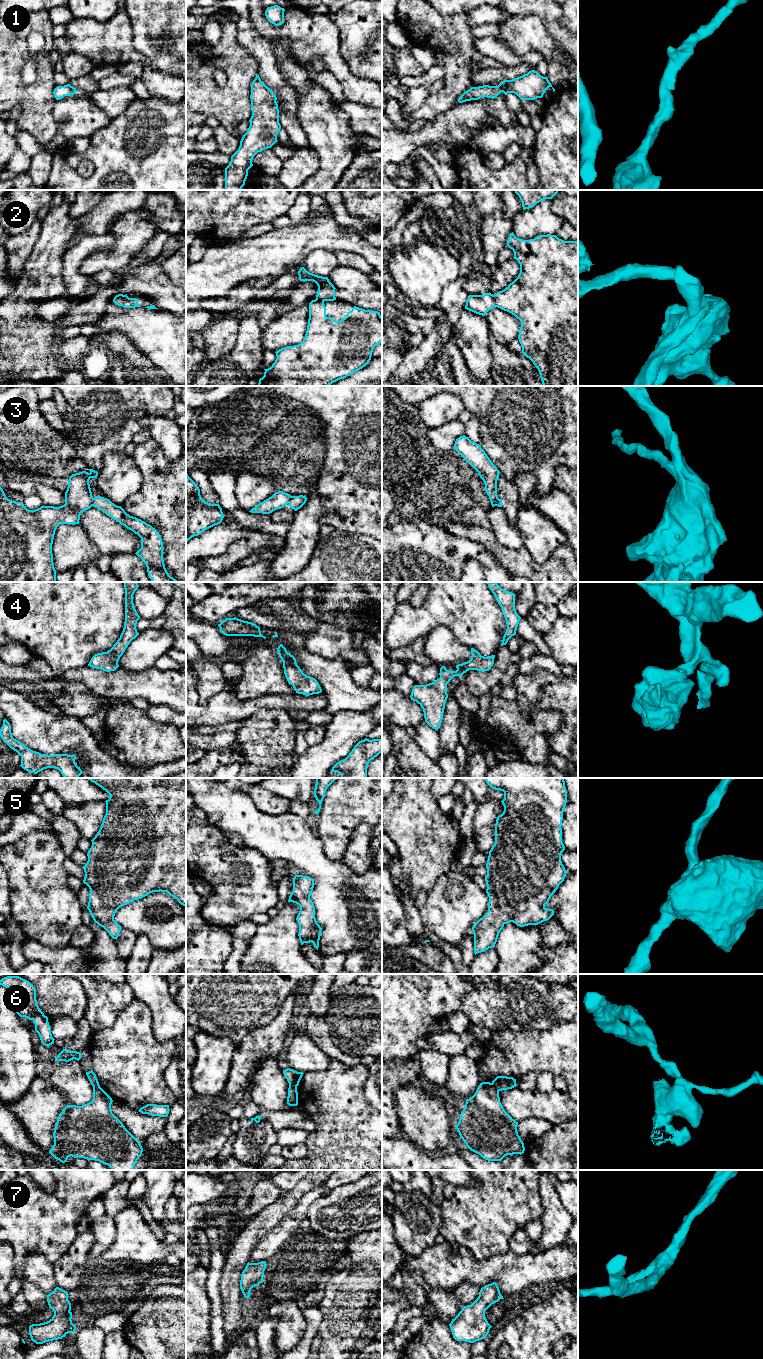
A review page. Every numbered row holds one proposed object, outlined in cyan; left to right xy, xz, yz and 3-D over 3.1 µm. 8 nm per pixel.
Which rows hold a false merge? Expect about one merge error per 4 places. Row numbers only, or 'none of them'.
3, 6

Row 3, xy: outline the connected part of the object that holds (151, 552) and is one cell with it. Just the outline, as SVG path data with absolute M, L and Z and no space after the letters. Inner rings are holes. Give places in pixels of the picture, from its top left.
M101 496L93 498L93 507L100 509L141 538L141 548L135 554L145 563L152 582L177 582L165 568L163 542L155 528L141 519L130 516L121 506L115 505L107 498Z

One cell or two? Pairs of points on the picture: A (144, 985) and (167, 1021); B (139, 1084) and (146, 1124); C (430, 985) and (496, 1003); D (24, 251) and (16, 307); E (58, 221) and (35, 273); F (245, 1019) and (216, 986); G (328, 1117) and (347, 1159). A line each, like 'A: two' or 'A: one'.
A: one
B: two
C: one
D: two
E: one
F: one
G: one

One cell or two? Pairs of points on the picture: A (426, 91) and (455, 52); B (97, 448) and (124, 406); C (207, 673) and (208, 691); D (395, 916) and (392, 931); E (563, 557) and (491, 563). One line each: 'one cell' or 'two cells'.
A: two cells
B: one cell
C: one cell
D: one cell
E: two cells

